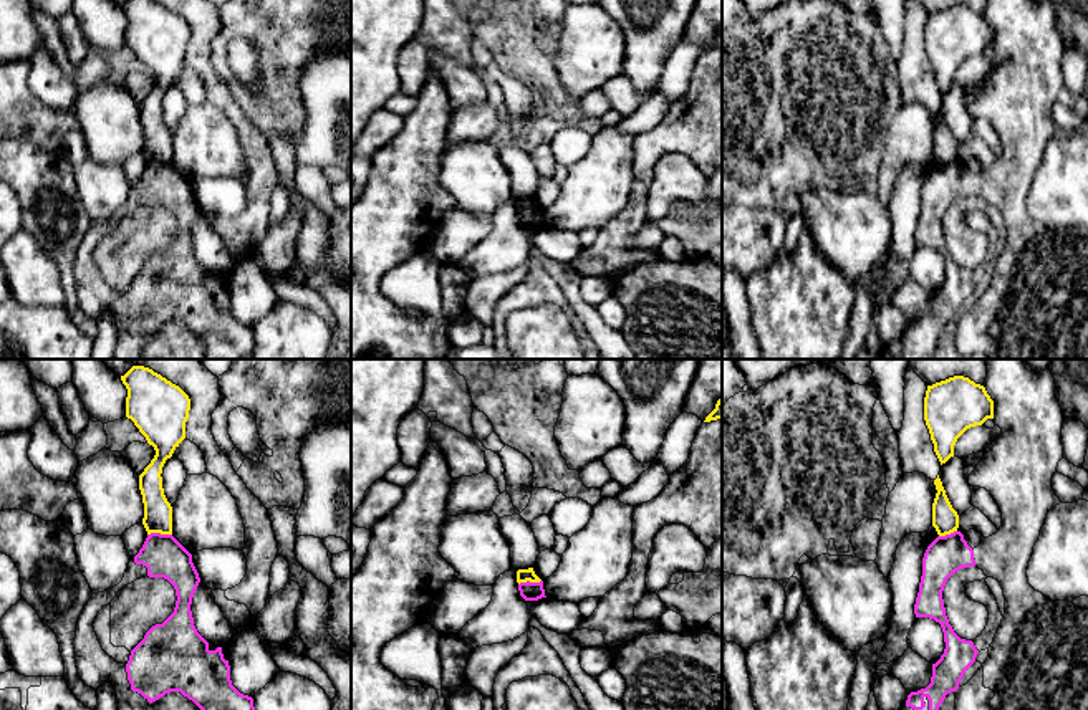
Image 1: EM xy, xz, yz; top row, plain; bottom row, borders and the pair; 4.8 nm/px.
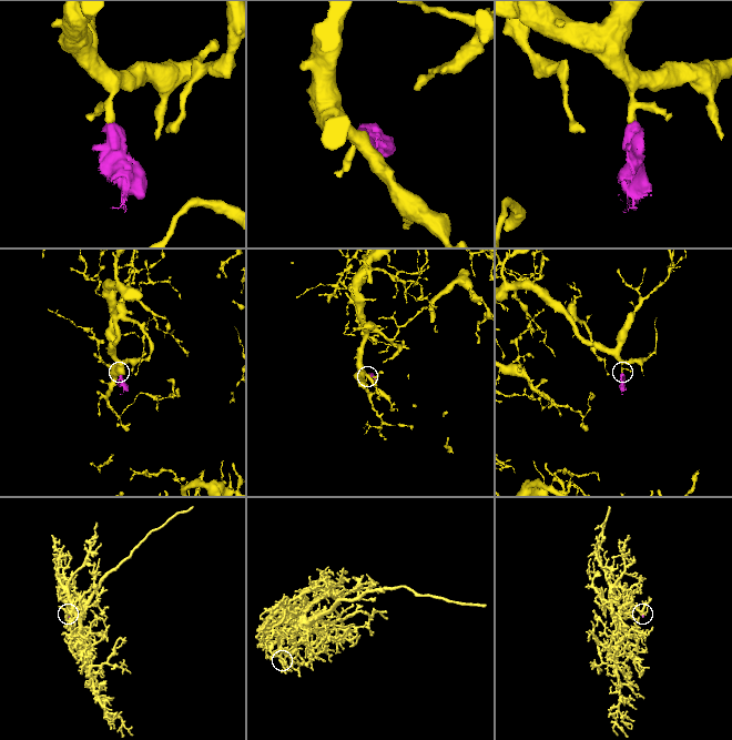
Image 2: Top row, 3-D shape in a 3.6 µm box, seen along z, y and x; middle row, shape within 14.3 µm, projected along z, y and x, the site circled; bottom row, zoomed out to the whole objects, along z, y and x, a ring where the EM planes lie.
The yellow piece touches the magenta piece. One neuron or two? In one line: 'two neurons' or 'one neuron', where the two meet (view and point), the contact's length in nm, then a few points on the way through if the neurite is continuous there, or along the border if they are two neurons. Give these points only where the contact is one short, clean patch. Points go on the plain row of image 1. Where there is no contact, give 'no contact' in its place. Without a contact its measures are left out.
two neurons | xy (159, 161) | 120 nm | along xy (171, 163), (148, 164)

